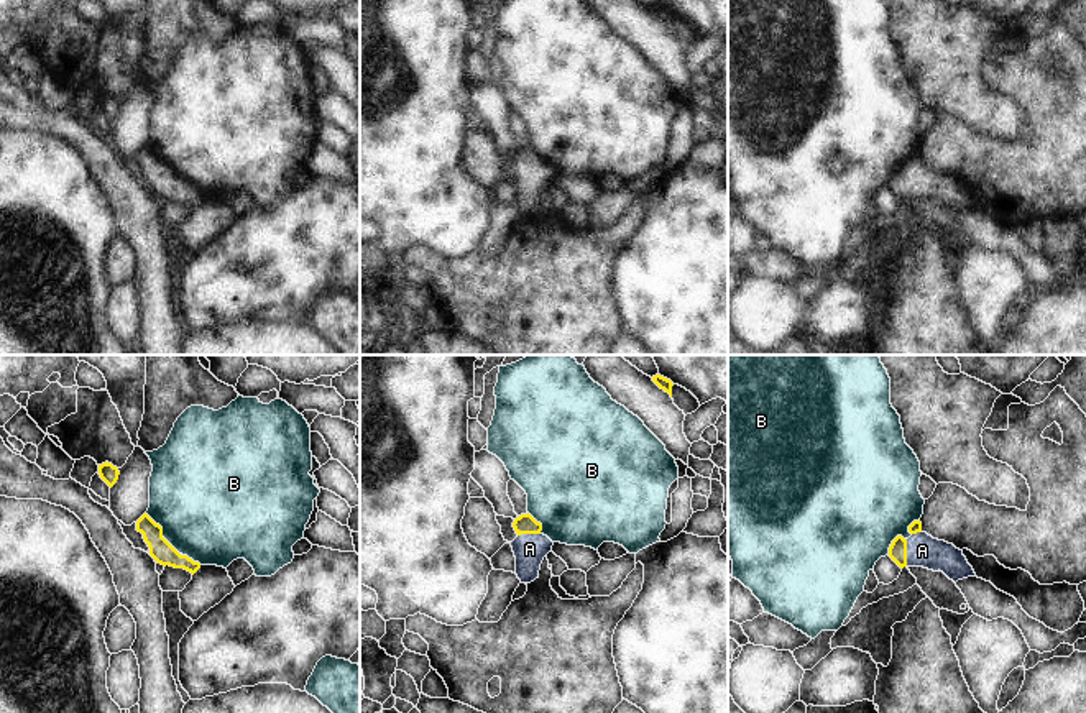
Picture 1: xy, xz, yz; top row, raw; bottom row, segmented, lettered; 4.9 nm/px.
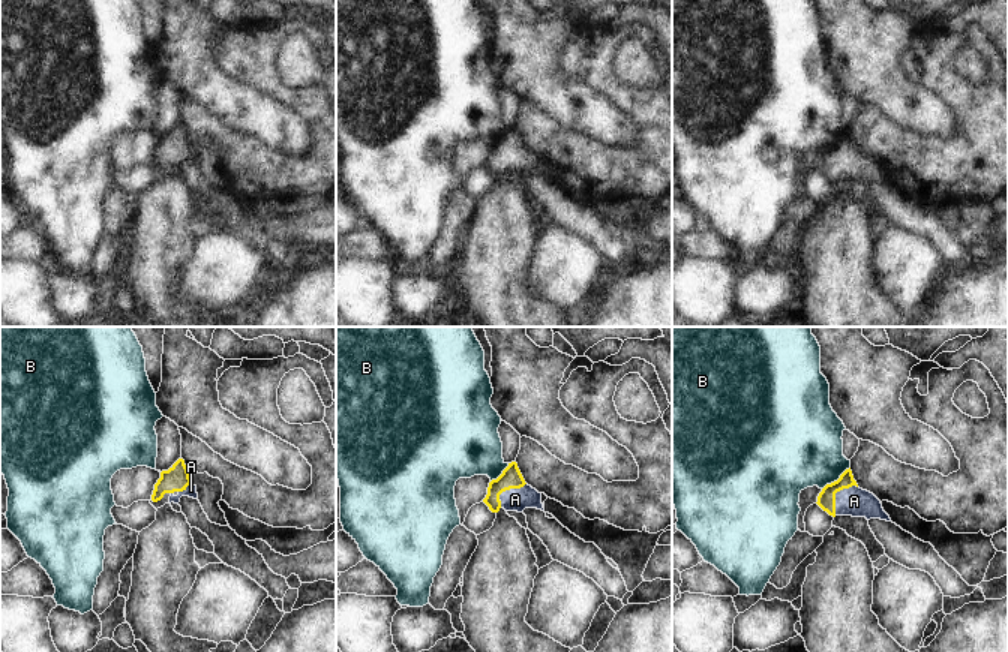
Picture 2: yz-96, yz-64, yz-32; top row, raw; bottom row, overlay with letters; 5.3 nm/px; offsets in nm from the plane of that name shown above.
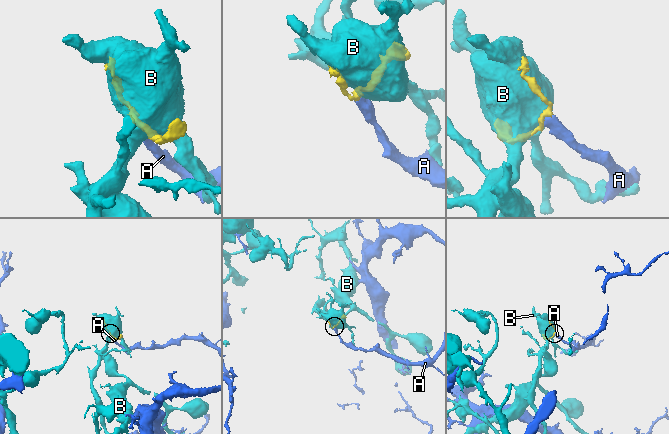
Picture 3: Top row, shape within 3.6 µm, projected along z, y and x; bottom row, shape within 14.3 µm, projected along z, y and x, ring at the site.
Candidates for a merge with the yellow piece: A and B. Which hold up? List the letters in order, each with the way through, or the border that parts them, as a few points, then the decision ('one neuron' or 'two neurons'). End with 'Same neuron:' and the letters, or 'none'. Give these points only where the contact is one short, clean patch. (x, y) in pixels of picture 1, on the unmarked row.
A: across yz (897, 183), (906, 184), (922, 183) | one neuron
B: two neurons
Same neuron: A

